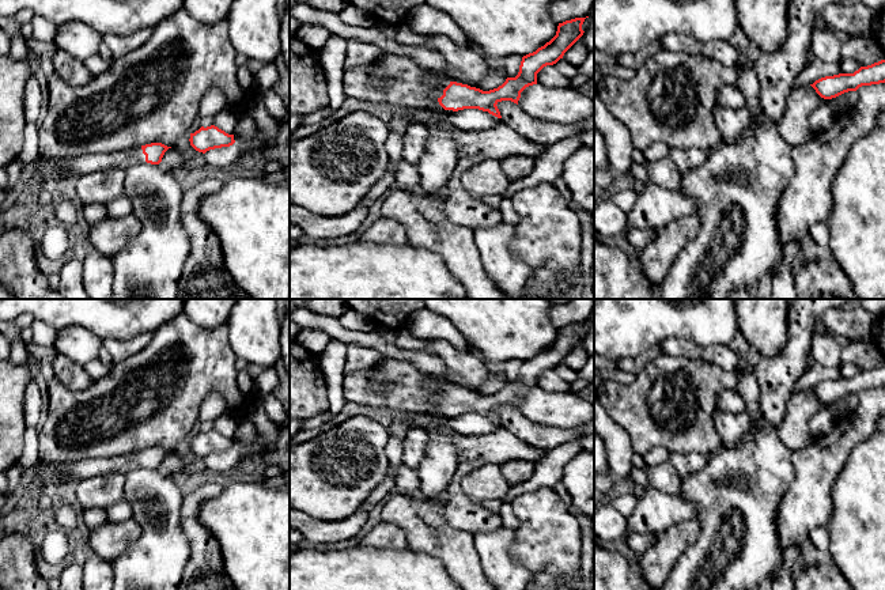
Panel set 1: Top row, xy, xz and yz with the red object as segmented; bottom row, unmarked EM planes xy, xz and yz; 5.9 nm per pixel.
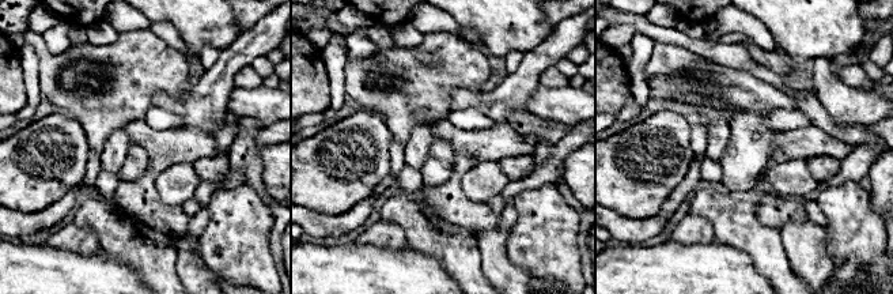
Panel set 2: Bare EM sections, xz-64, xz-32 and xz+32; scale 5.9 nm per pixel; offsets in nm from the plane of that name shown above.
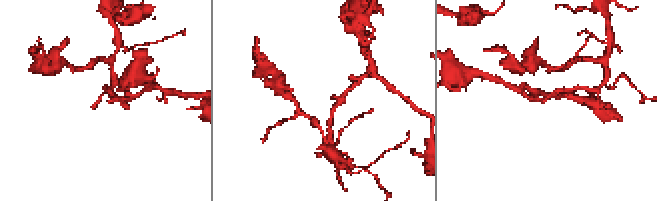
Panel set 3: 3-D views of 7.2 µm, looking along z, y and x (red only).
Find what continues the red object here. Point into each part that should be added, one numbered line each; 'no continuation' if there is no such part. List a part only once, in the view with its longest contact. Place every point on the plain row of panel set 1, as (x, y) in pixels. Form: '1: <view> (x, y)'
1: xz (443, 386)

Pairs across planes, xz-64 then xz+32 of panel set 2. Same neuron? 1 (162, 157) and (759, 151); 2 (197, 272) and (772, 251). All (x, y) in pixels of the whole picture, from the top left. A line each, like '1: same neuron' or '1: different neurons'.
1: different neurons
2: different neurons

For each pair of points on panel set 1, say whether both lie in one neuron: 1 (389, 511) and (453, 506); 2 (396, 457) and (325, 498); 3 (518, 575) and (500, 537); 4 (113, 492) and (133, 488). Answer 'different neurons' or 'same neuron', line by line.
1: different neurons
2: different neurons
3: same neuron
4: different neurons

